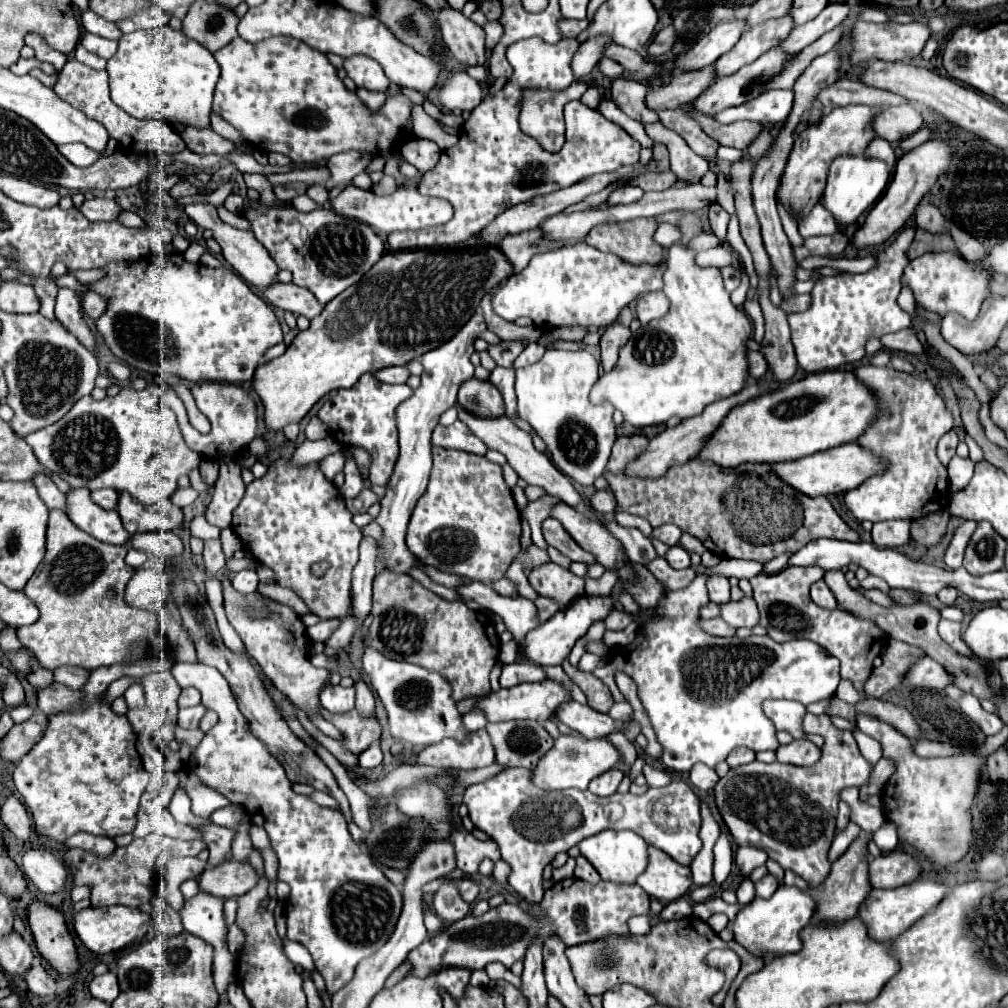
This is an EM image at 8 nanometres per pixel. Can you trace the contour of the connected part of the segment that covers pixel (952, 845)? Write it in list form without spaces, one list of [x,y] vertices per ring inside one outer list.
[[[864,715],[858,717],[856,725],[862,733],[882,745],[882,757],[890,759],[896,767],[880,797],[886,819],[898,829],[898,839],[918,849],[936,867],[950,867],[952,863],[962,861],[974,841],[970,803],[978,793],[978,779],[986,761],[976,755],[924,759],[914,753],[912,741],[898,733],[892,725]]]

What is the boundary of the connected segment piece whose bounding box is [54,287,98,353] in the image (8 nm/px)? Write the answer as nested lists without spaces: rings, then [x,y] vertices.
[[[60,287],[58,297],[56,297],[56,311],[54,313],[56,313],[56,319],[64,325],[64,329],[78,339],[78,343],[82,343],[92,353],[98,351],[96,331],[92,331],[88,327],[86,317],[82,315],[80,297],[72,289]]]

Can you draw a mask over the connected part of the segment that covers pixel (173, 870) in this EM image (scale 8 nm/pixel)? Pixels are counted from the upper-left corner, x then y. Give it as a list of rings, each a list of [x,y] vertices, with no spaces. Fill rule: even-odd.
[[[174,857],[170,865],[166,865],[166,879],[168,879],[168,889],[166,889],[166,899],[172,909],[180,909],[182,905],[182,893],[180,893],[180,883],[186,879],[196,879],[204,869],[206,861],[200,861],[198,857]]]

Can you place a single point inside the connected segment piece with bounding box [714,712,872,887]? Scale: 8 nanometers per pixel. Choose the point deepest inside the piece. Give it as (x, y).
(789, 812)

